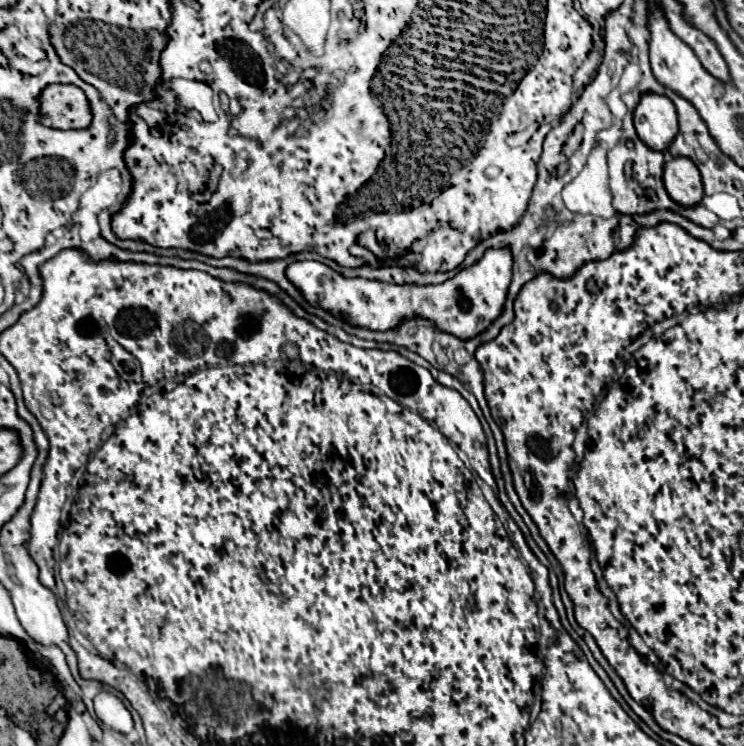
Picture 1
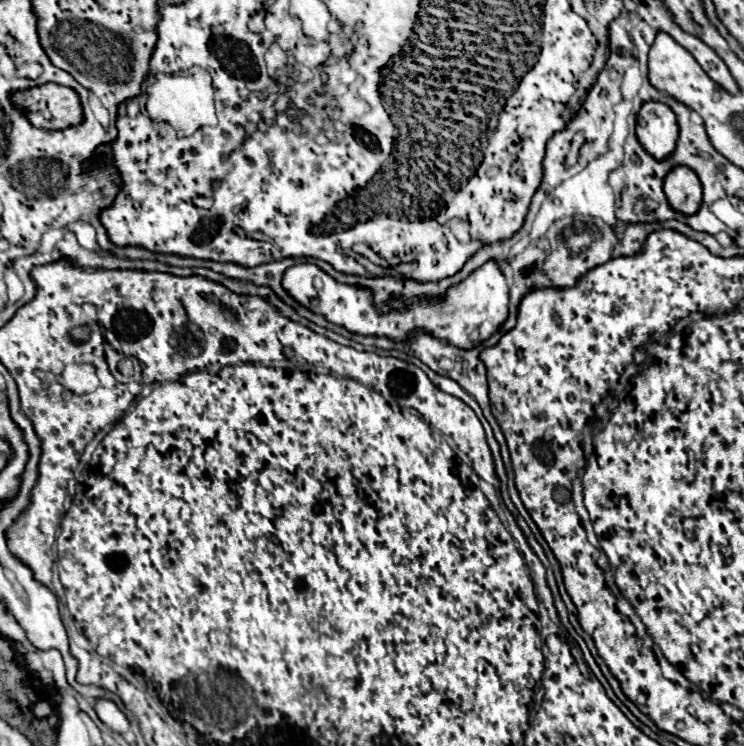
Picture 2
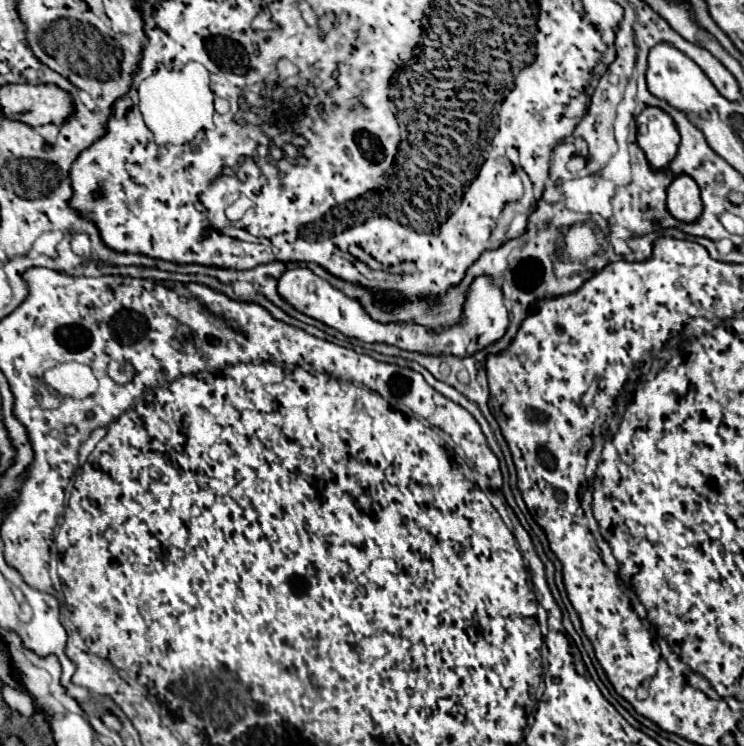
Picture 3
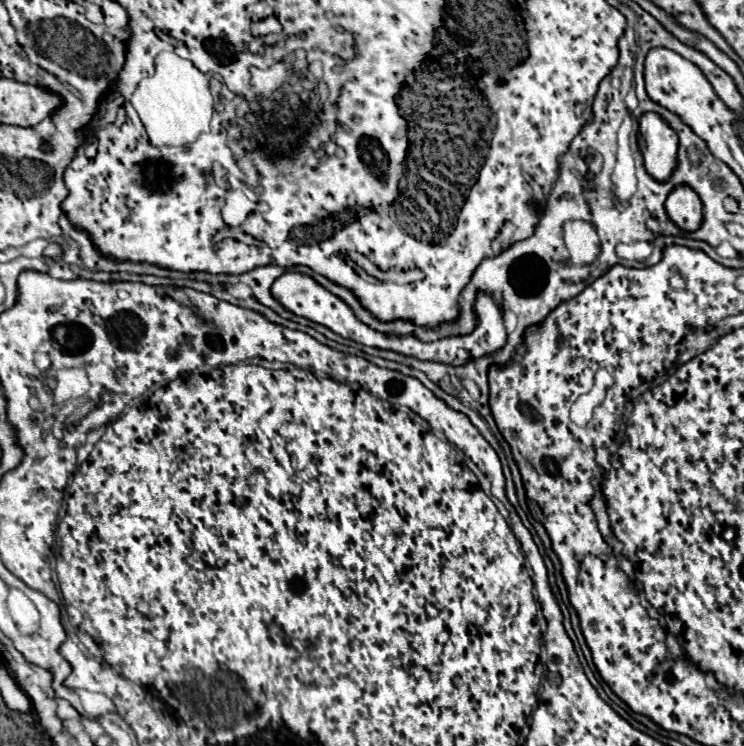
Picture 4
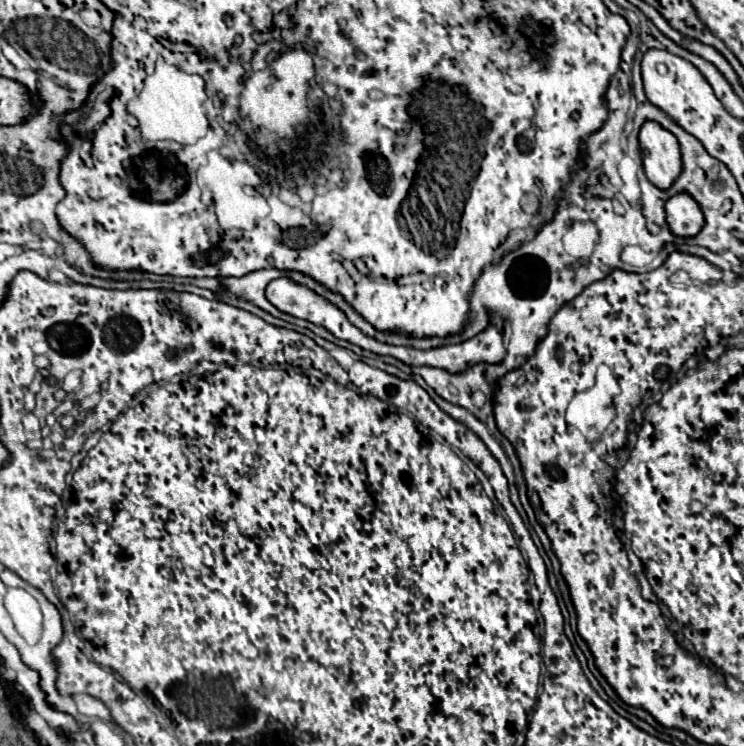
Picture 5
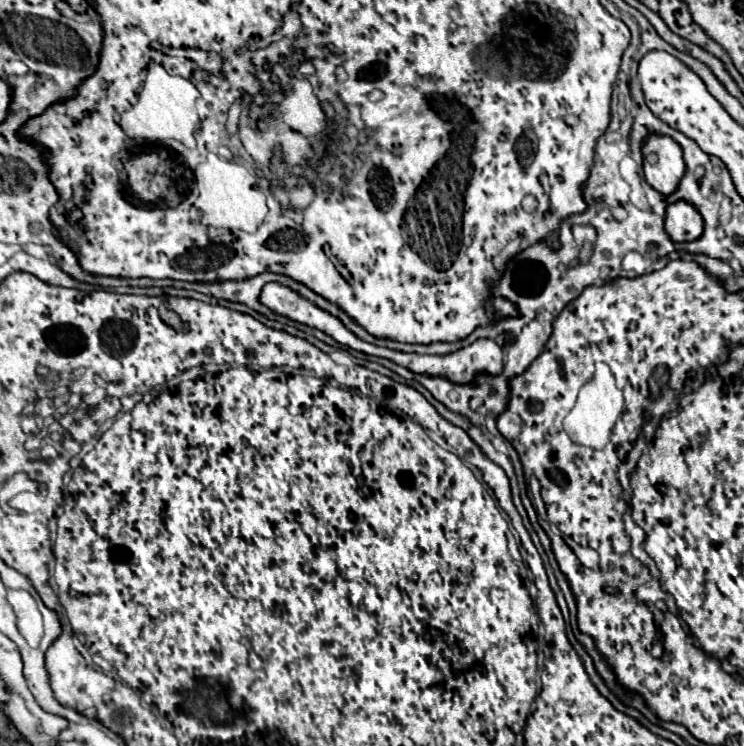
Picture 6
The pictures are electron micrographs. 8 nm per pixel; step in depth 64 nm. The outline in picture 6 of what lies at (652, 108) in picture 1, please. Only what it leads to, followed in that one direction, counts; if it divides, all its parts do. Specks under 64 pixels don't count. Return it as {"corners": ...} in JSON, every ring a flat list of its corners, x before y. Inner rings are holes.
{"corners":[[650,134,644,138,642,154,656,154,656,162,650,164,644,160,646,182,662,194,672,194,684,174,682,148,670,136]]}

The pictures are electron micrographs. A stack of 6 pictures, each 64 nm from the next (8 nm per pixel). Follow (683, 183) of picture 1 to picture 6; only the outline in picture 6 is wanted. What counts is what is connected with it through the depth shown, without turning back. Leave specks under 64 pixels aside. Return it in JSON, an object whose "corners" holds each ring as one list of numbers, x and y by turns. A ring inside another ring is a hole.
{"corners":[[686,200,672,202,666,208,666,232,674,242,684,242,684,240,696,240,702,234,704,220,692,204]]}

